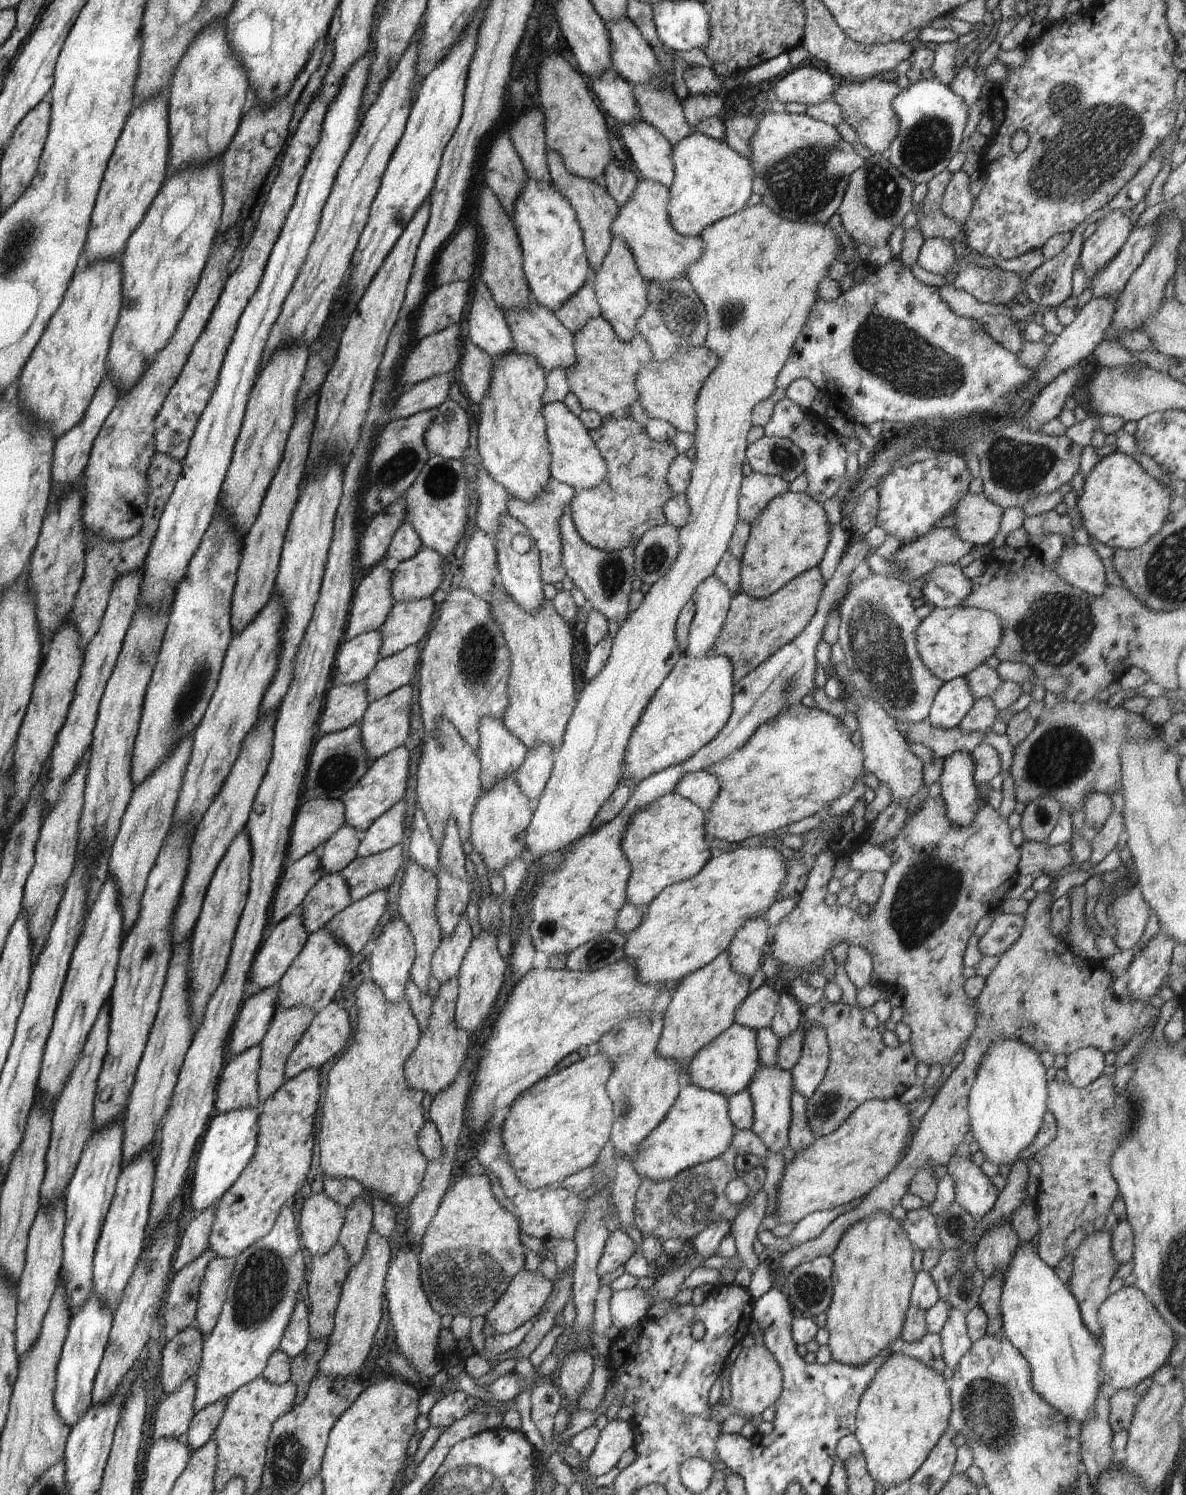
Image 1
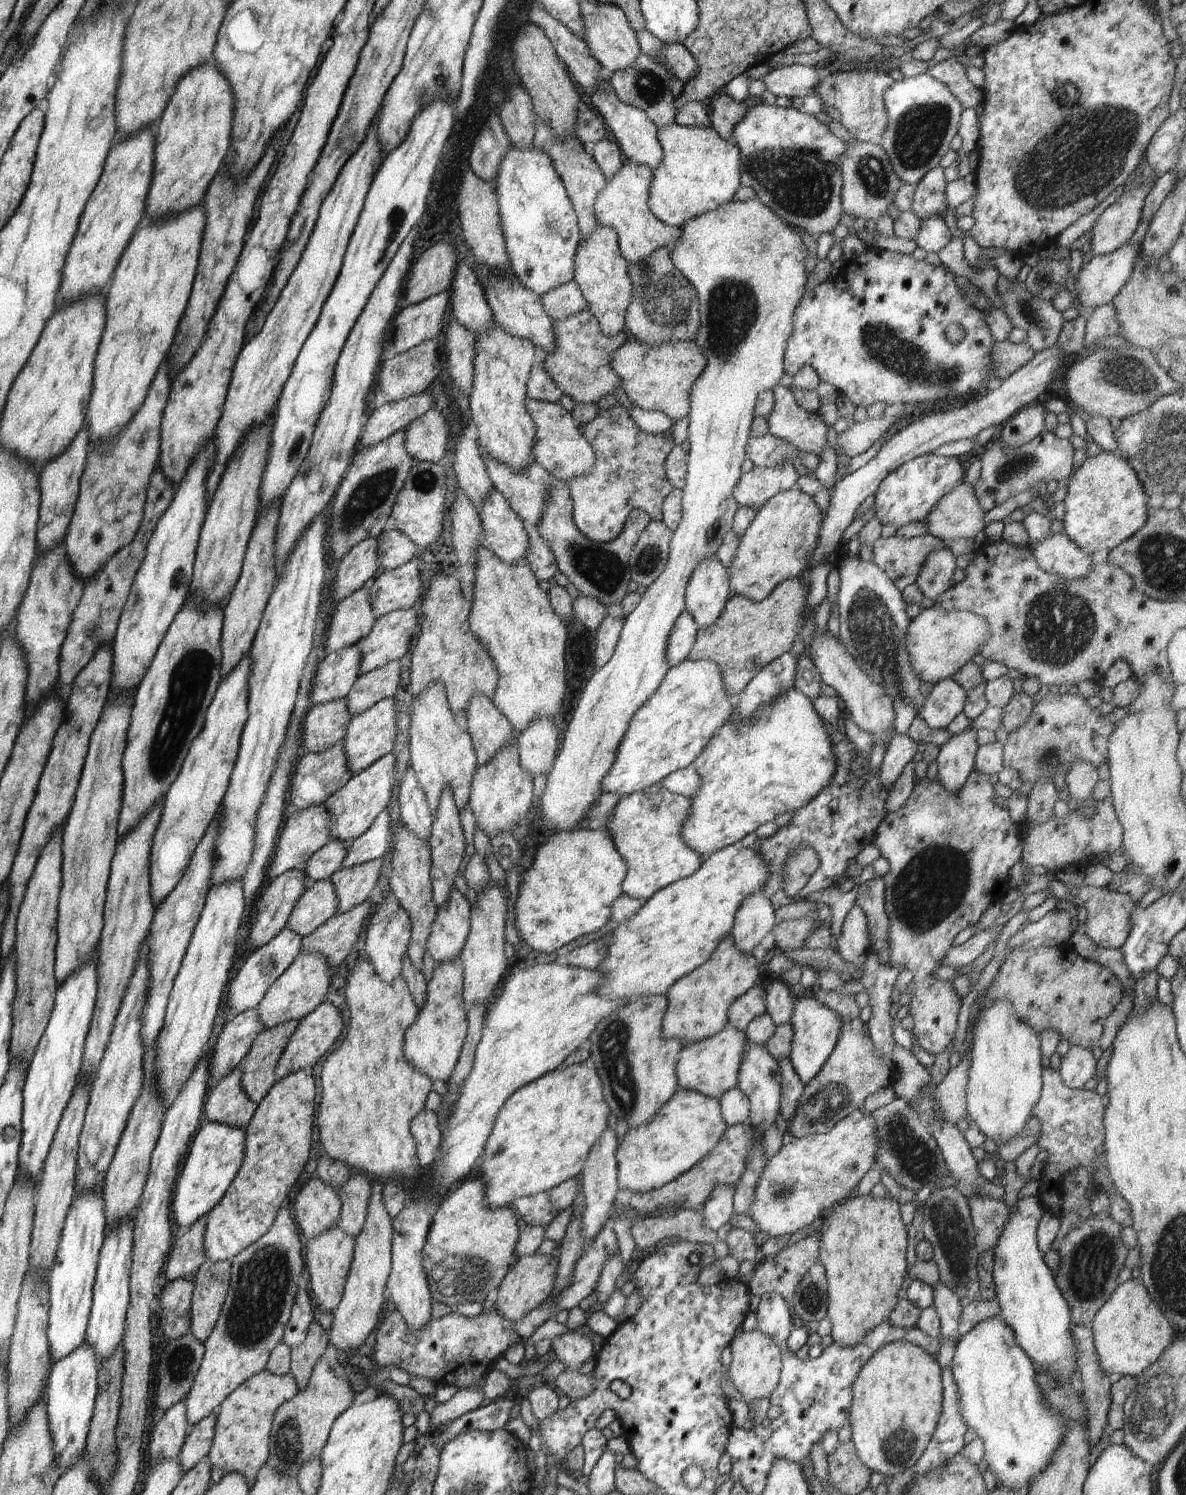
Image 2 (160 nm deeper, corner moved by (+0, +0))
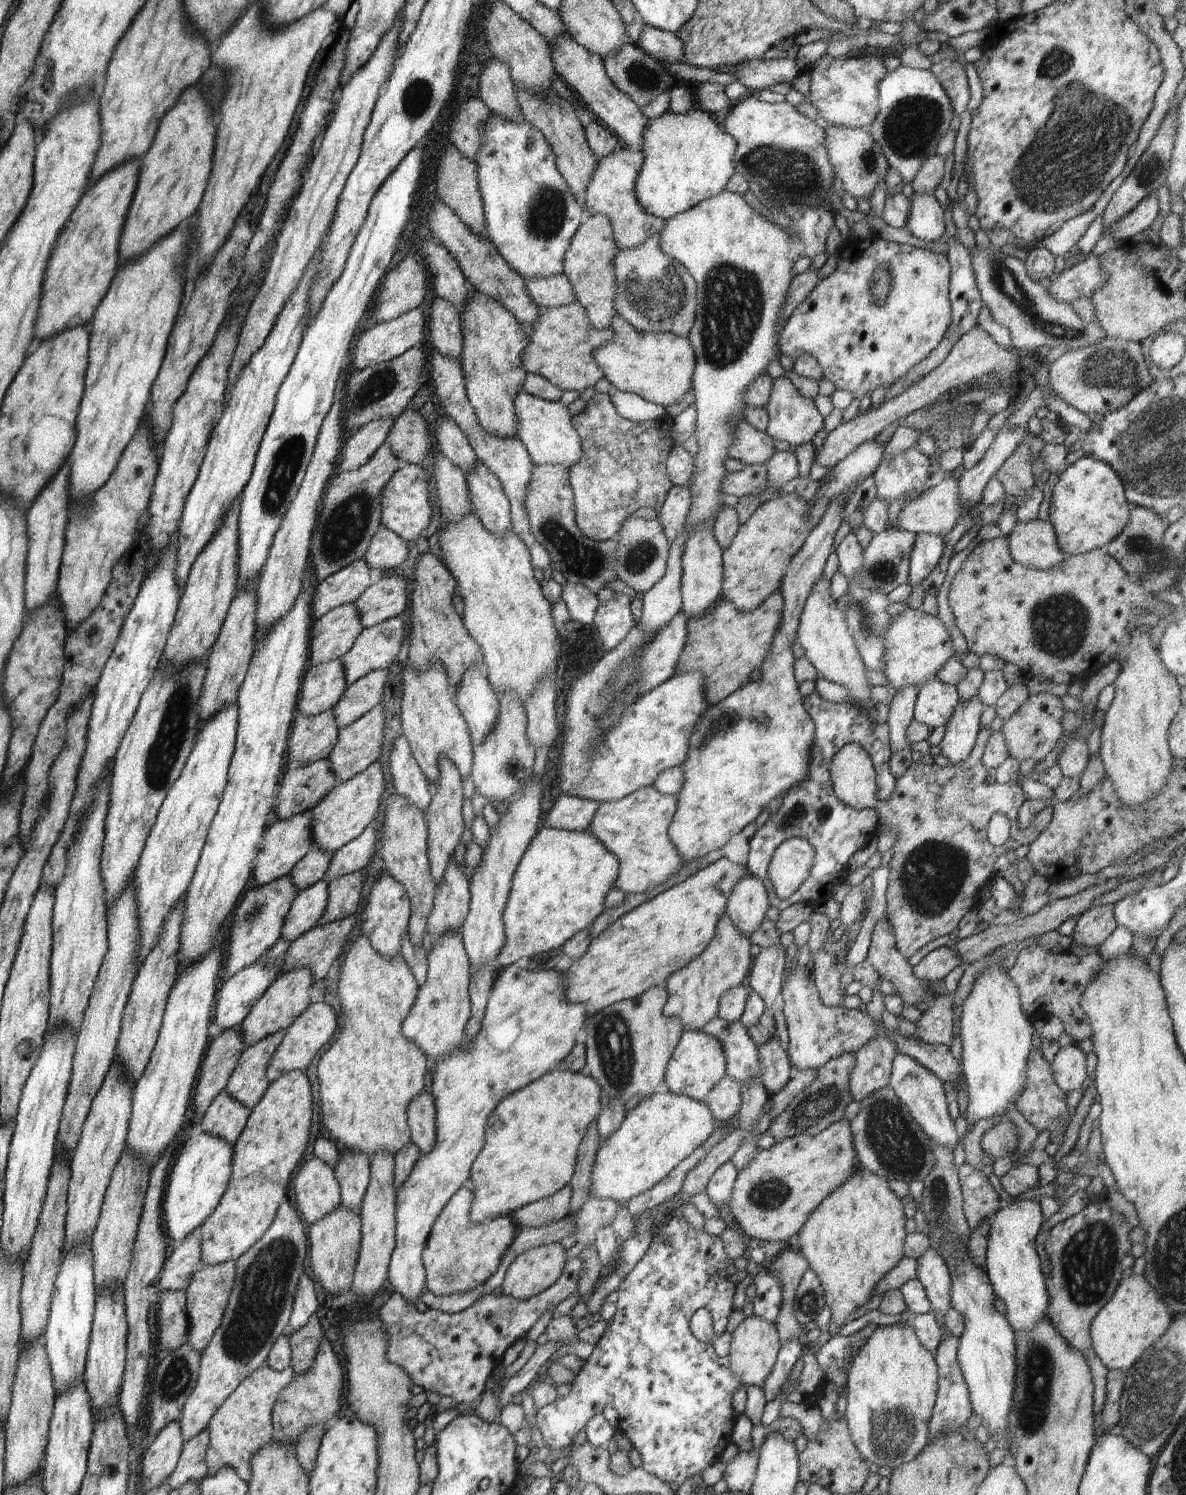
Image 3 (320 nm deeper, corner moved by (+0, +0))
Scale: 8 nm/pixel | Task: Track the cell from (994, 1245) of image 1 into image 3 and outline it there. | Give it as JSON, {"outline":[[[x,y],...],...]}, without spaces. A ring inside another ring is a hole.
{"outline":[[[964,1163],[957,1170],[963,1196],[963,1209],[971,1228],[980,1222],[991,1219],[992,1215],[1003,1206],[1002,1200],[990,1185],[988,1177],[981,1168]]]}

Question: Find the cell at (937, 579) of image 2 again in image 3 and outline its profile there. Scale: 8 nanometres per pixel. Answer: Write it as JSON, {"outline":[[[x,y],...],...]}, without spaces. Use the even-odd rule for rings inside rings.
{"outline":[[[920,533],[915,535],[909,560],[909,582],[912,585],[921,582],[936,568],[944,552],[943,537]]]}

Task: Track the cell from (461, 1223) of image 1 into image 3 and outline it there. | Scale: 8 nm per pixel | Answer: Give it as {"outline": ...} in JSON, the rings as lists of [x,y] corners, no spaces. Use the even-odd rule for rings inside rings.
{"outline":[[[460,1187],[445,1204],[428,1235],[423,1252],[425,1287],[436,1296],[466,1292],[484,1284],[496,1272],[508,1252],[508,1245],[514,1240],[516,1224],[509,1215],[473,1223],[469,1217],[473,1200],[474,1193]]]}

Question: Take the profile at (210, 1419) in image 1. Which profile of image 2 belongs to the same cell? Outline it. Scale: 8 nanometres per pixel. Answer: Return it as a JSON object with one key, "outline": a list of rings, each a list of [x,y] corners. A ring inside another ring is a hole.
{"outline":[[[214,1412],[189,1428],[180,1454],[176,1458],[184,1473],[192,1470],[208,1456],[215,1435],[216,1419],[216,1412]]]}

